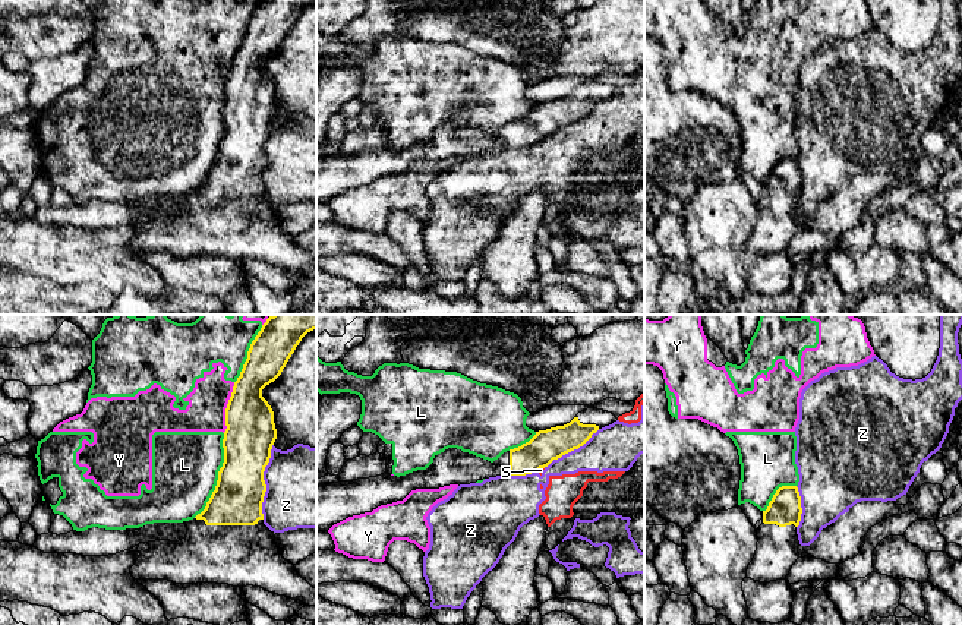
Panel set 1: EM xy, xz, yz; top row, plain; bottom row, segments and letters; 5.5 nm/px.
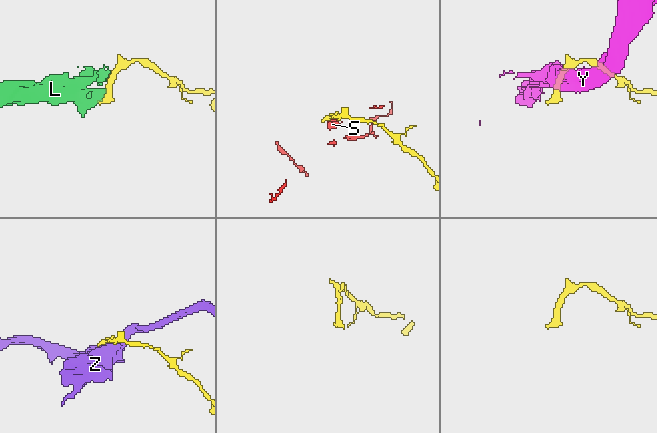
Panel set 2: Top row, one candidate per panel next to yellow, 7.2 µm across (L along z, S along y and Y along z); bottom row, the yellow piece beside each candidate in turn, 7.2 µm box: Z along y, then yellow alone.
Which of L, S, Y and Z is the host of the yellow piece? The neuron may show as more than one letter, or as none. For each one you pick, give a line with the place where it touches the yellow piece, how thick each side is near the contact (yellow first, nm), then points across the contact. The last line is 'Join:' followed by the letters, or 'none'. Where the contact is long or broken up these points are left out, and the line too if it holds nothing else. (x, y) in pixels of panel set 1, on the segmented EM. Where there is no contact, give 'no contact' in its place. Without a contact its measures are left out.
Join: none

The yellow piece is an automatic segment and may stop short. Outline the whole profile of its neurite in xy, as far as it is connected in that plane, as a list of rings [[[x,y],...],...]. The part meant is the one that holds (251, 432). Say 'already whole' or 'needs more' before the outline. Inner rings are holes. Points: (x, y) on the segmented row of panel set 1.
needs more; [[[272,315],[262,325],[250,344],[225,408],[224,463],[218,471],[215,490],[201,514],[183,521],[187,527],[184,539],[139,543],[129,549],[141,553],[130,568],[135,580],[168,580],[176,584],[217,583],[240,588],[253,585],[297,599],[306,606],[316,606],[316,588],[283,558],[275,544],[277,533],[264,524],[262,514],[266,492],[264,471],[277,439],[274,411],[262,397],[262,389],[281,375],[302,338],[313,329],[316,315]]]

